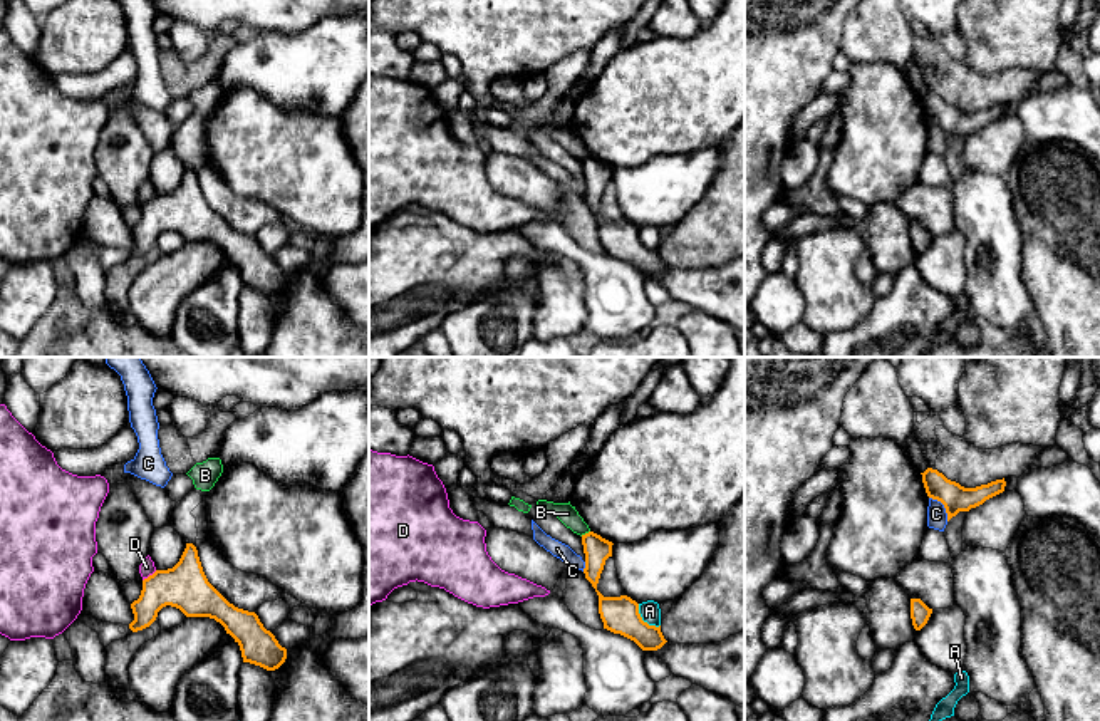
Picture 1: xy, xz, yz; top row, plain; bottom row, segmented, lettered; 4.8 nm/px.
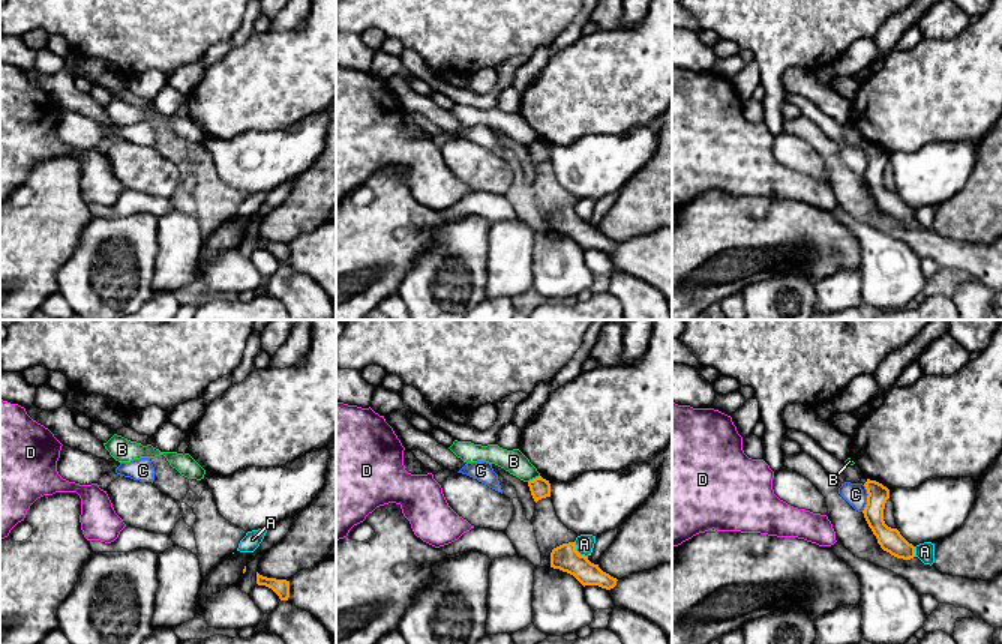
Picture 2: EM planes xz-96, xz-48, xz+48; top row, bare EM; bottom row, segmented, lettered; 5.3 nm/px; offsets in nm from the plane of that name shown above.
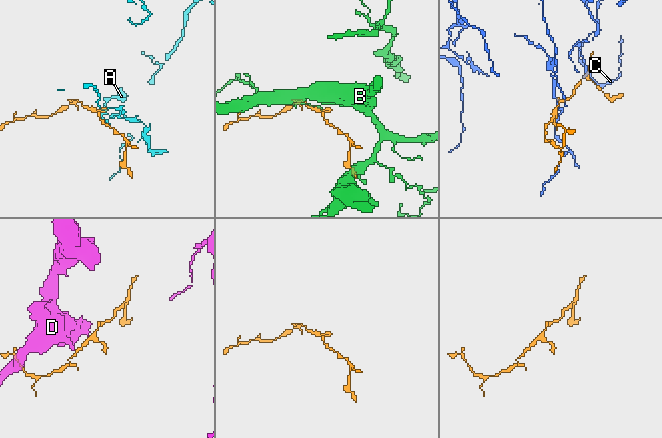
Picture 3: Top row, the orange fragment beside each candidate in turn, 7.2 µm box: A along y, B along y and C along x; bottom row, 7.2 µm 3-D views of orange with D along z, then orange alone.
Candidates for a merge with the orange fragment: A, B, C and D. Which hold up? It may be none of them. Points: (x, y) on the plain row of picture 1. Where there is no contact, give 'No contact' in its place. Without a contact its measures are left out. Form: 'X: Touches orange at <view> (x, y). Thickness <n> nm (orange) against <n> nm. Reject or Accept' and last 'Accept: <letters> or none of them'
A: Touches orange at xz (641, 243). Thickness 180 nm (orange) against 100 nm. Reject
B: Touches orange at xz (586, 158). Thickness 120 nm (orange) against 90 nm. Reject
C: Touches orange at yz (944, 131). Thickness 130 nm (orange) against 100 nm. Reject
D: Touches orange at xy (150, 200). Thickness 220 nm (orange) against 70 nm. Reject
Accept: none of them

